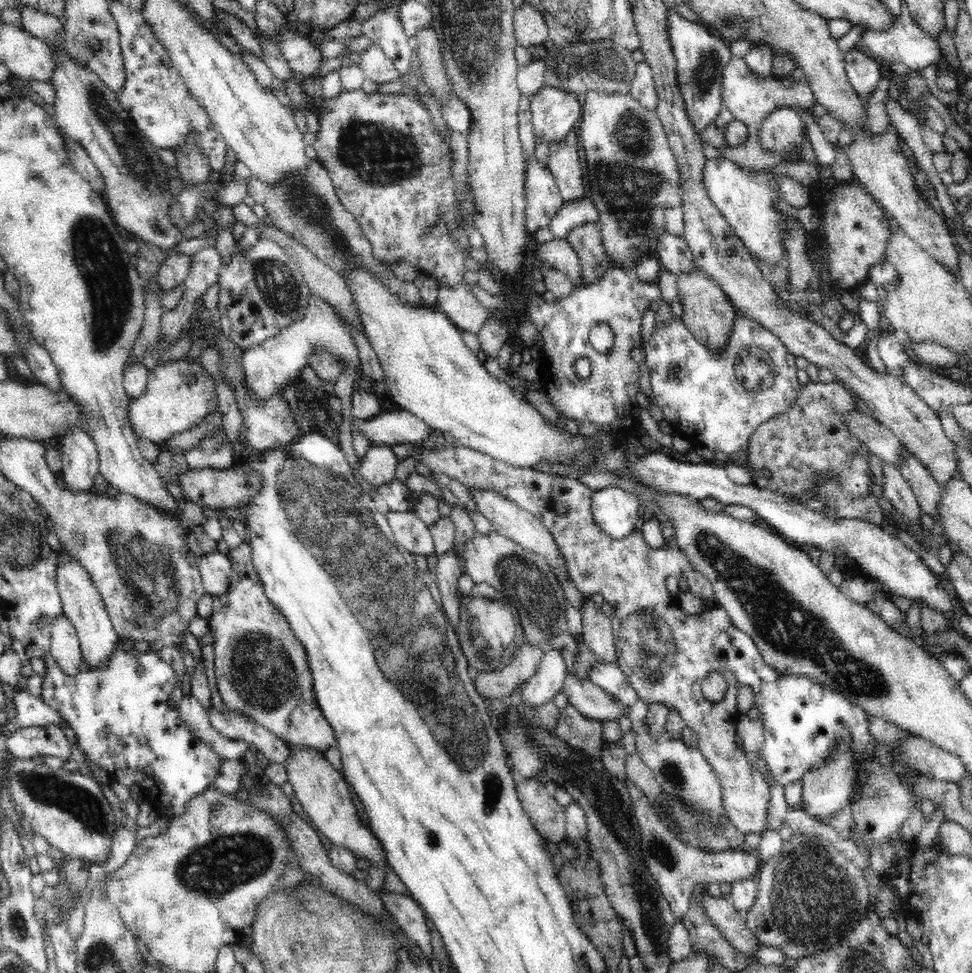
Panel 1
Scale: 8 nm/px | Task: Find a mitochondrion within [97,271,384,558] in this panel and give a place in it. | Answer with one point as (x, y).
(186, 371)

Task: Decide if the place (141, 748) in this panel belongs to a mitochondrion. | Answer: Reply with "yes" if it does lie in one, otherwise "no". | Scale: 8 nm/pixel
no

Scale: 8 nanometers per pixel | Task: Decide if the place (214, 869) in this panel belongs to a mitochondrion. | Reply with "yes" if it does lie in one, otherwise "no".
yes

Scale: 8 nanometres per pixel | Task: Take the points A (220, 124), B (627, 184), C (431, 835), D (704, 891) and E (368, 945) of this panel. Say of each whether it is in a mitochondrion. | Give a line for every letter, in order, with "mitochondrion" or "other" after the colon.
A: other
B: mitochondrion
C: mitochondrion
D: other
E: other

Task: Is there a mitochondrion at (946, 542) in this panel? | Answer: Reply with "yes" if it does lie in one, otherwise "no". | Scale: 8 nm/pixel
no

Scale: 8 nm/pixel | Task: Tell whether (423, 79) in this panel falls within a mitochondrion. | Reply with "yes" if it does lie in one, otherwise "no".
no

